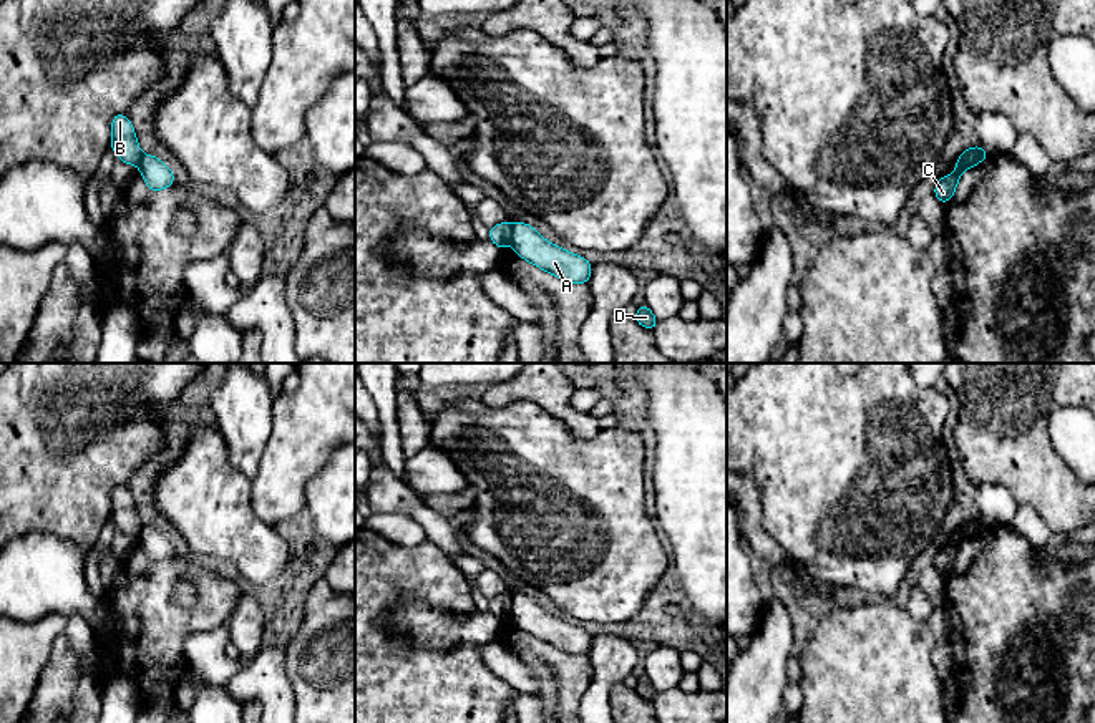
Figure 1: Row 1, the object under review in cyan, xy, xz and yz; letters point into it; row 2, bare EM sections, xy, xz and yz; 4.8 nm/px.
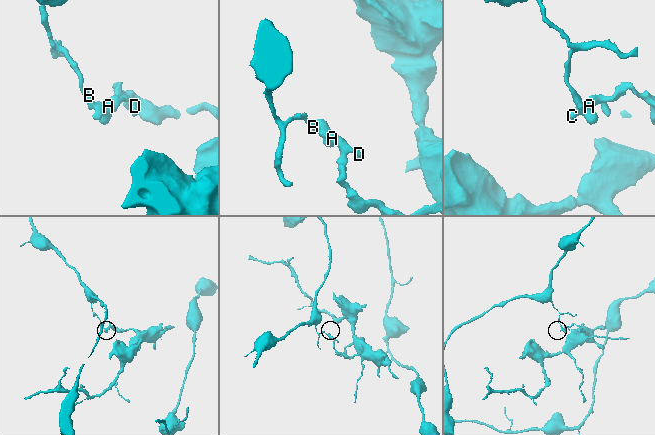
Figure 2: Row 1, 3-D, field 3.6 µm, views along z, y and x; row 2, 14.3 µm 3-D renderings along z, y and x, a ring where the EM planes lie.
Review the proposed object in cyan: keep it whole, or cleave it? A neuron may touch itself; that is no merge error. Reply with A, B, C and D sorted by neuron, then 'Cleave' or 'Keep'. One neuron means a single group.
Groups: A C D / B. Cleave

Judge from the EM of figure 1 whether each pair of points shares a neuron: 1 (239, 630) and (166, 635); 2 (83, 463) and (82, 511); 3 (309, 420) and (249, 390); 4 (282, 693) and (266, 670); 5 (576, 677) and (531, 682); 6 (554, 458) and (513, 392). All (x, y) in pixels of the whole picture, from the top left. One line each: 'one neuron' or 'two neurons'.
1: two neurons
2: one neuron
3: two neurons
4: one neuron
5: two neurons
6: two neurons

